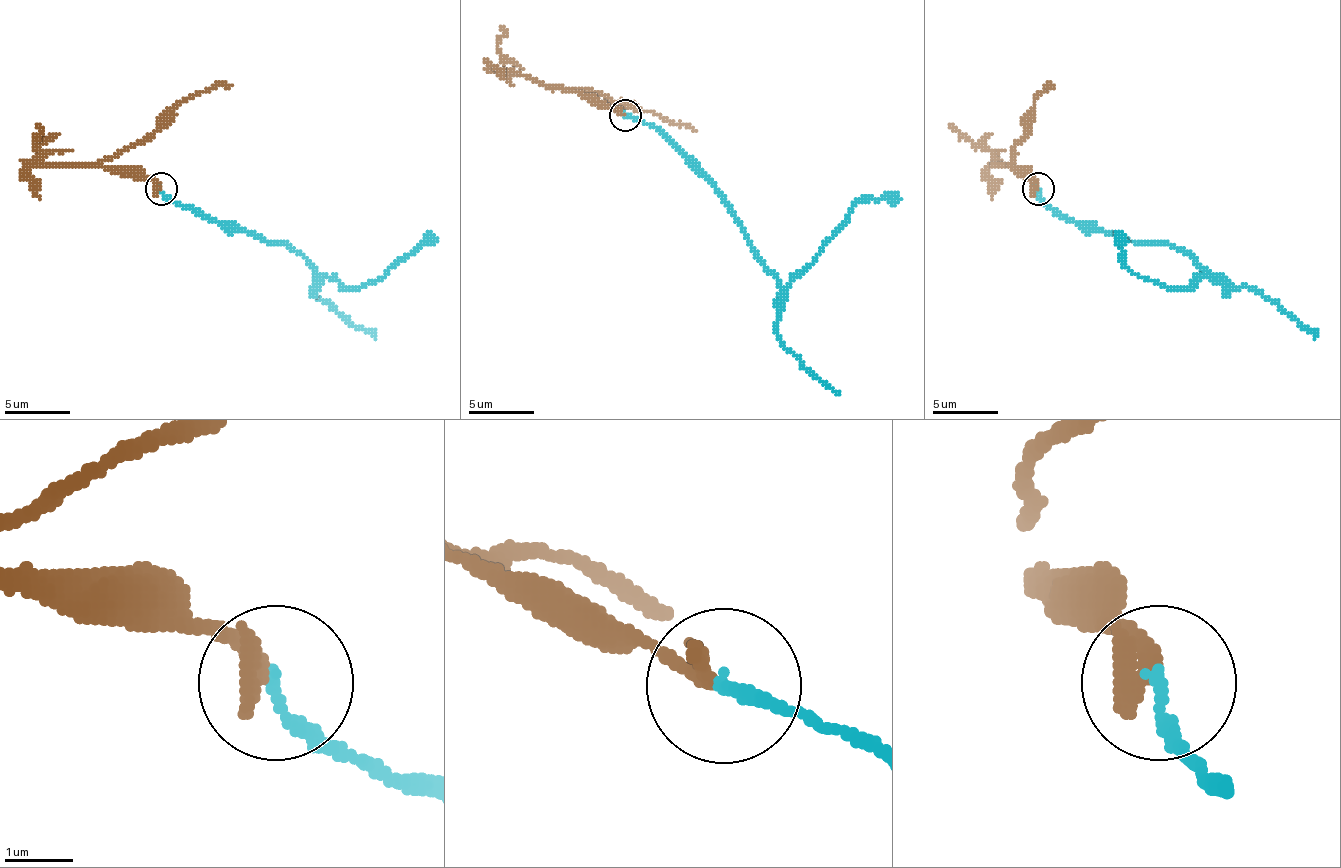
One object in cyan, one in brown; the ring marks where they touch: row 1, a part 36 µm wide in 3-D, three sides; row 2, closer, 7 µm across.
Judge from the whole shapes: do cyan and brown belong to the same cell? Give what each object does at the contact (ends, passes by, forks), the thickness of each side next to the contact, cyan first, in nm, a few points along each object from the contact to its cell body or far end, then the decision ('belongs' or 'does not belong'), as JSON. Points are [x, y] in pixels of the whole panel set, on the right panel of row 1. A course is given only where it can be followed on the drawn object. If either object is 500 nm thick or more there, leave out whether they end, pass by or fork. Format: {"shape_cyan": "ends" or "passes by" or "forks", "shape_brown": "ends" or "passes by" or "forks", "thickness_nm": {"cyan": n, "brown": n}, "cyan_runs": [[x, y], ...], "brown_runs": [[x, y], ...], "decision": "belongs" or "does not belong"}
{"shape_cyan": "ends", "shape_brown": "ends", "thickness_nm": {"cyan": 190, "brown": 320}, "cyan_runs": [[1037, 189], [1066, 218], [1132, 241], [1168, 241], [1210, 277], [1184, 287], [1138, 277], [1115, 235]], "brown_runs": [[1037, 189], [1011, 163], [1034, 101], [1053, 85]], "decision": "does not belong"}

